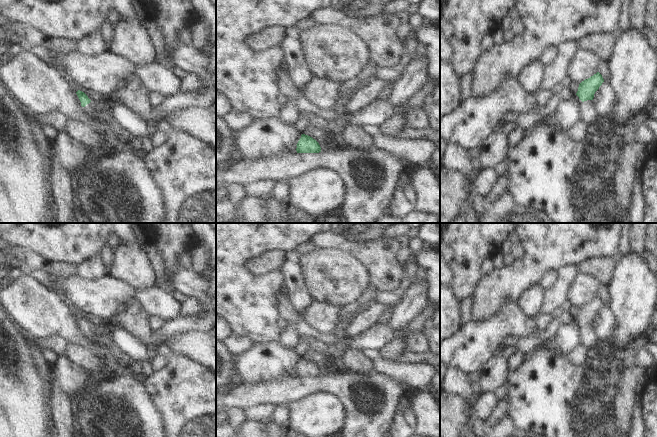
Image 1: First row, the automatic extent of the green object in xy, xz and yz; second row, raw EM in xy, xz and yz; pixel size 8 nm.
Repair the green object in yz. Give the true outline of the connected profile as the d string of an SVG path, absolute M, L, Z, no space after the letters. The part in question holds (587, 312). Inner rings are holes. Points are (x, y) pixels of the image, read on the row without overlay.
M597 296L579 308L576 319L582 325L580 329L581 344L591 349L599 338L594 330L594 318L604 306L602 299Z

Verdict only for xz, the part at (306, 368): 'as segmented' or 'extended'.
extended

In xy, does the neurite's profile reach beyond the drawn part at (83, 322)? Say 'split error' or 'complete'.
split error

